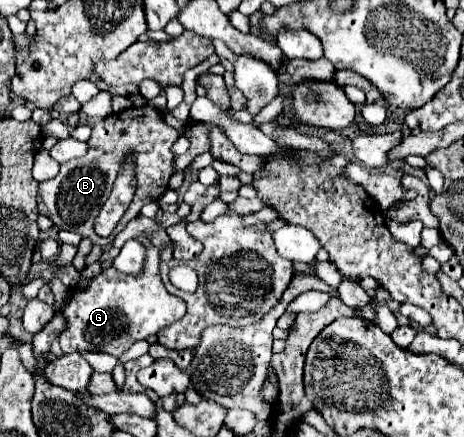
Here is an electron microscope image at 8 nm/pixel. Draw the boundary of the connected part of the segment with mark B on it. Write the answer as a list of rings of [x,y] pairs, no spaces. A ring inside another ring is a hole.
[[[131,107],[127,111],[113,113],[97,121],[93,125],[91,139],[87,141],[89,145],[87,153],[75,161],[63,163],[57,177],[39,183],[39,195],[37,195],[39,213],[47,215],[59,229],[75,231],[81,237],[87,237],[91,239],[91,243],[101,245],[101,247],[110,246],[115,235],[131,219],[139,215],[139,209],[149,201],[157,201],[163,195],[163,191],[169,187],[169,177],[173,175],[173,159],[175,159],[171,153],[171,145],[177,141],[177,137],[179,137],[179,131],[169,127],[163,121],[161,113],[153,107]],[[127,151],[135,151],[135,159],[137,159],[137,181],[139,183],[137,183],[135,199],[131,207],[125,211],[125,215],[121,217],[112,235],[99,237],[93,231],[93,221],[99,215],[99,209],[103,207],[103,203],[107,201],[113,189],[113,181],[119,173],[120,164],[123,163]]]

